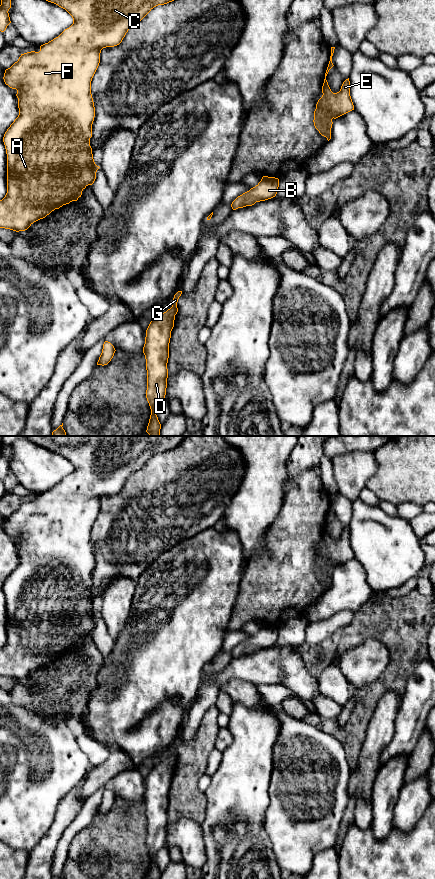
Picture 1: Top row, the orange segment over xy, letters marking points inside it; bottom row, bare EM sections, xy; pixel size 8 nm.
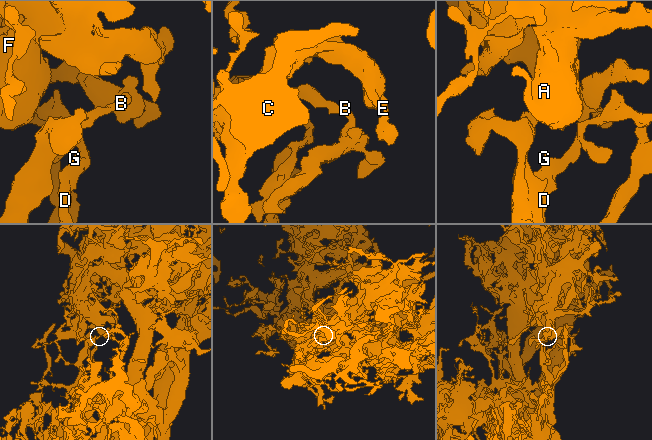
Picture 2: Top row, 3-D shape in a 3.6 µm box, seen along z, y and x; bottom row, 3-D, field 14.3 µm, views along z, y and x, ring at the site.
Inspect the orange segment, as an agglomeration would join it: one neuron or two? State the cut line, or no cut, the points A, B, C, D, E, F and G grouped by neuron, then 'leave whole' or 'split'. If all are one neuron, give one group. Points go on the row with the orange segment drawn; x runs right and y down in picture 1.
cut none; groups A B C D E F G; leave whole

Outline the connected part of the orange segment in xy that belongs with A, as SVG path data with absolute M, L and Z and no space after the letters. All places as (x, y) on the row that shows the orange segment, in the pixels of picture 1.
M46 0L65 9L73 18L73 24L65 29L58 37L40 46L40 51L21 54L18 61L5 70L4 82L12 89L17 90L19 115L4 134L3 142L7 154L7 193L0 200L0 228L16 232L27 230L34 222L45 218L55 209L72 201L77 201L82 191L92 185L96 179L96 172L100 168L93 159L90 138L92 137L92 124L95 117L95 107L91 94L91 81L100 63L100 53L103 48L119 45L128 30L140 22L154 7L164 5L174 0Z

